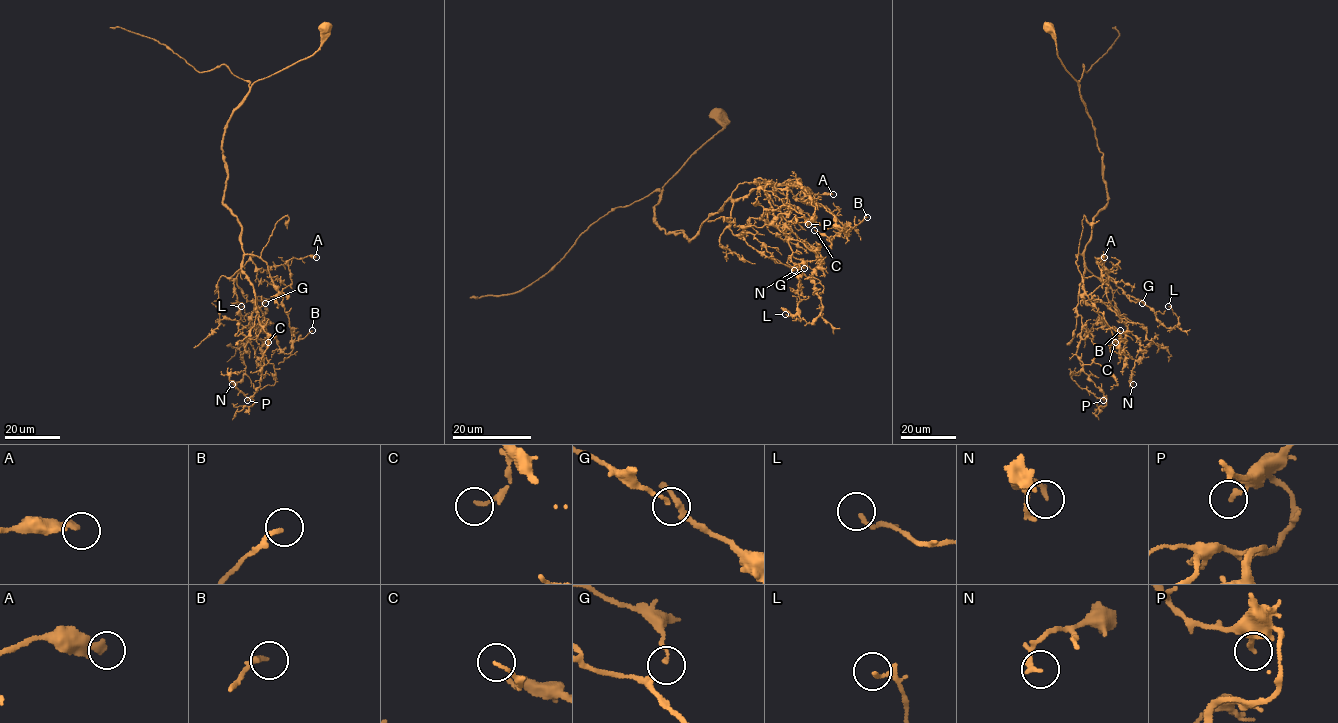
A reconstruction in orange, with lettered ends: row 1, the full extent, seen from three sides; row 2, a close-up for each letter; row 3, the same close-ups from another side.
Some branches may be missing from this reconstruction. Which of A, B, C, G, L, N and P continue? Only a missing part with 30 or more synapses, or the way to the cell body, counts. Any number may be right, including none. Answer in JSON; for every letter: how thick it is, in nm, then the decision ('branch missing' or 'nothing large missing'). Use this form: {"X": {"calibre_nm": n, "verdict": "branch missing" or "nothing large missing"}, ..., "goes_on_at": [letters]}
{"A": {"calibre_nm": 280, "verdict": "nothing large missing"}, "B": {"calibre_nm": 180, "verdict": "nothing large missing"}, "C": {"calibre_nm": 120, "verdict": "nothing large missing"}, "G": {"calibre_nm": 80, "verdict": "nothing large missing"}, "L": {"calibre_nm": 130, "verdict": "nothing large missing"}, "N": {"calibre_nm": 220, "verdict": "nothing large missing"}, "P": {"calibre_nm": 170, "verdict": "nothing large missing"}, "goes_on_at": []}

